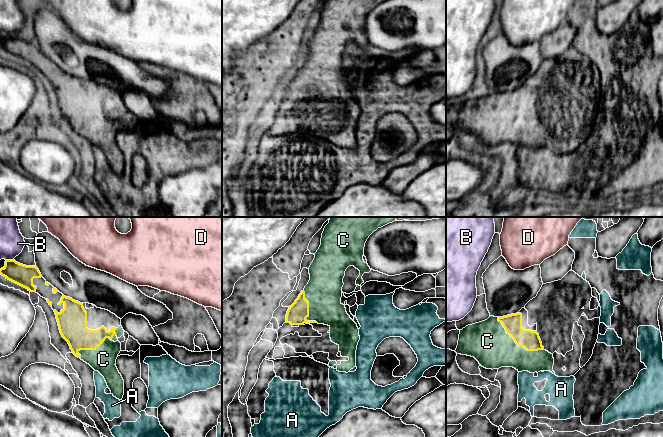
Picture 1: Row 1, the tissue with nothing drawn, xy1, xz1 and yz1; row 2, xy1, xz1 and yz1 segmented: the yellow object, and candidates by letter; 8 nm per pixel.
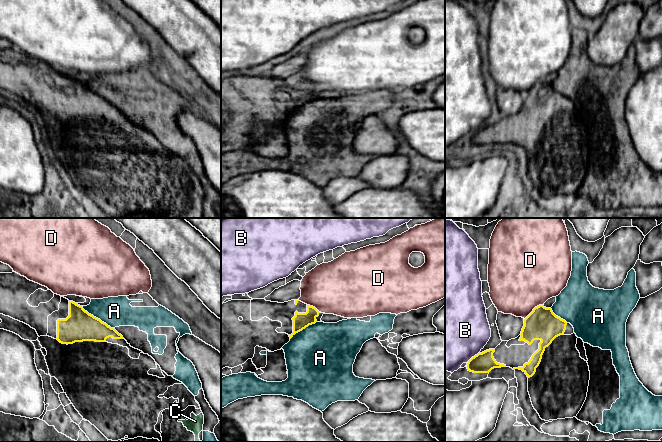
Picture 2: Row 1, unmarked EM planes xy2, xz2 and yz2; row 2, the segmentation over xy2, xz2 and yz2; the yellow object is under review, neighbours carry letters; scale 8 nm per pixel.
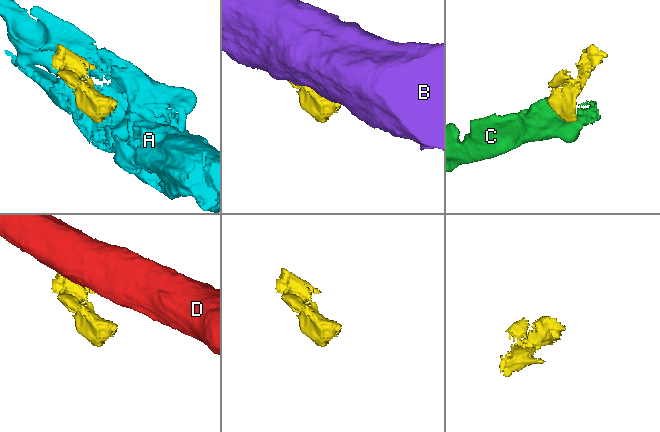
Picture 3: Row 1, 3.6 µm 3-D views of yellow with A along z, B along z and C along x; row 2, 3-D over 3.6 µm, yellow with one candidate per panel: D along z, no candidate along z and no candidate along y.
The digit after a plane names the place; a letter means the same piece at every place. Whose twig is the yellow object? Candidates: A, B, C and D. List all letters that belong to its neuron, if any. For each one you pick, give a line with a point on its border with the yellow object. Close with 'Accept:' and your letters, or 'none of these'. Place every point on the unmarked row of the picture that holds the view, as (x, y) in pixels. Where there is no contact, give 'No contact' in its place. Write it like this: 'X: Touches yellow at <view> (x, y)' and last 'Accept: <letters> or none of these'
C: Touches yellow at yz1 (517, 120)
Accept: C

